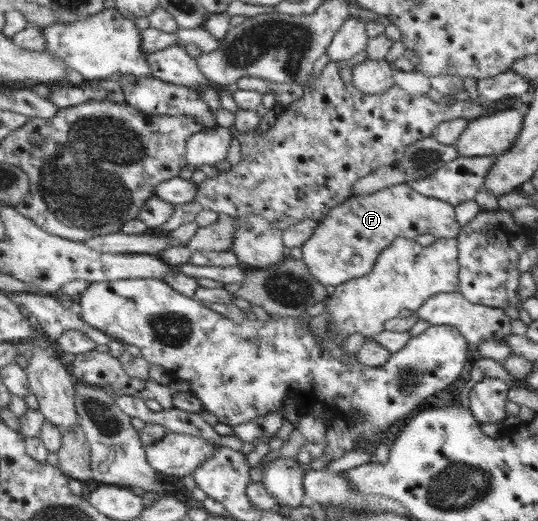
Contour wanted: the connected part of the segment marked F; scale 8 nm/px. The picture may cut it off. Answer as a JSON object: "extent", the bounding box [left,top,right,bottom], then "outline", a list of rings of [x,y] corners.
{"extent":[300,182,461,287],"outline":[[[403,182],[366,195],[351,195],[333,207],[300,246],[302,261],[319,283],[336,287],[371,272],[376,258],[397,237],[415,239],[419,234],[433,234],[438,239],[457,238],[461,227],[452,204],[419,194]]]}

